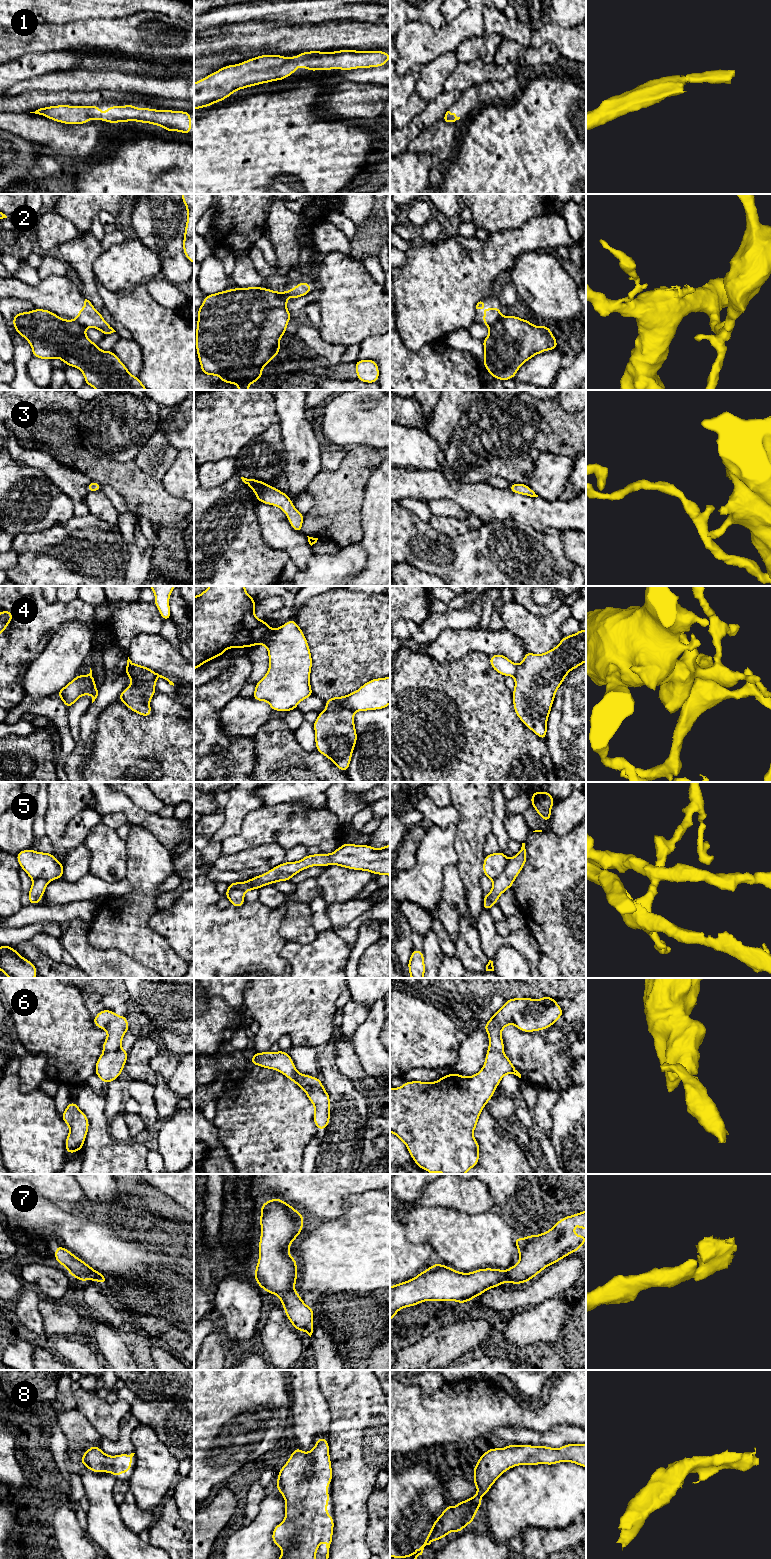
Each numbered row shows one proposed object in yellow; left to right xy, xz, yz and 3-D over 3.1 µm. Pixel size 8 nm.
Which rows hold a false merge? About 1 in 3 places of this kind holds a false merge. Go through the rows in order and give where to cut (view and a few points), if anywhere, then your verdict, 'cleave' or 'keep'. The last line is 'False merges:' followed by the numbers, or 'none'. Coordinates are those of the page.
1: cut none; keep
2: cut xz (276, 292), (287, 302); cleave
3: cut none; keep
4: cut xz (326, 709), (350, 709), (354, 711); cleave
5: cut yz (508, 859), (504, 870), (493, 881); cleave
6: cut xy (120, 1048), (104, 1052); cleave
7: cut none; keep
8: cut none; keep
False merges: 2, 4, 5, 6

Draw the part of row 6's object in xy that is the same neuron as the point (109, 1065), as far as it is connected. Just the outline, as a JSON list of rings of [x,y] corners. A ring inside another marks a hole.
[[[118,1049],[116,1051],[104,1052],[97,1059],[95,1074],[102,1083],[110,1084],[113,1080],[119,1078],[127,1060],[127,1050]]]

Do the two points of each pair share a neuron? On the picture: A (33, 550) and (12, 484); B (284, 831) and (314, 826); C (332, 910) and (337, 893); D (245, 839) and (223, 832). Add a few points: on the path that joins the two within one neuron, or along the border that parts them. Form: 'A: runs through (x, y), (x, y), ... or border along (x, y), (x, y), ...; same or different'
A: border along (50, 526), (32, 532), (21, 532), (14, 536); different
B: runs through (291, 826), (307, 826); same
C: border along (353, 898), (347, 901), (335, 901), (328, 906); different
D: border along (245, 815), (241, 830), (220, 843); different

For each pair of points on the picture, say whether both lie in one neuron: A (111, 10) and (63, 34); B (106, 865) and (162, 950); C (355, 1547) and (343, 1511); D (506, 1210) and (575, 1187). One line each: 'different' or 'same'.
A: different
B: different
C: same
D: same

